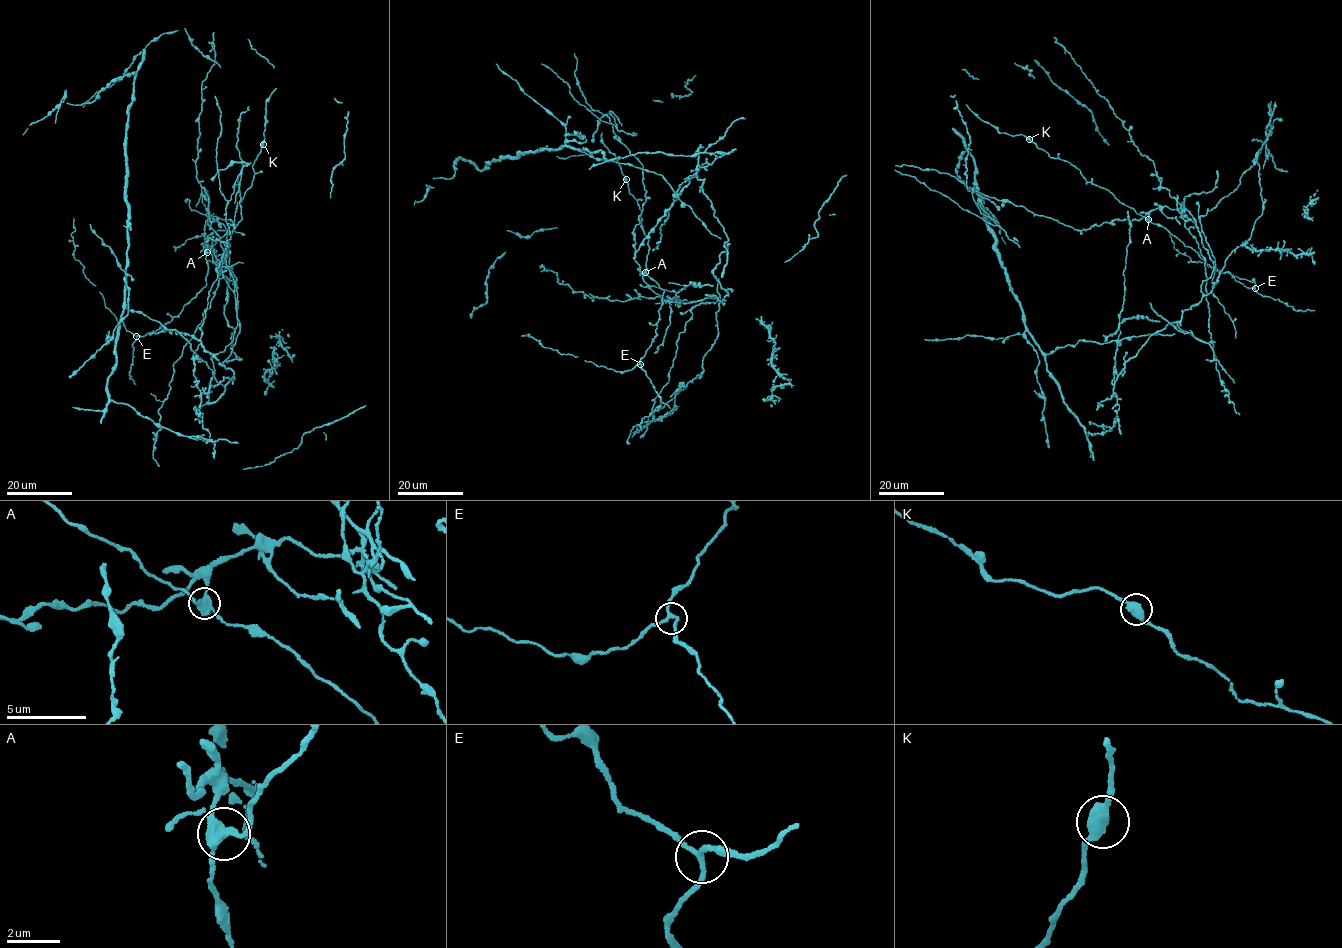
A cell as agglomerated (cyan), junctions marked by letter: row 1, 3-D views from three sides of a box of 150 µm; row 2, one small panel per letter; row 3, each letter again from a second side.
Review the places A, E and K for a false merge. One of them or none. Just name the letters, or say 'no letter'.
A

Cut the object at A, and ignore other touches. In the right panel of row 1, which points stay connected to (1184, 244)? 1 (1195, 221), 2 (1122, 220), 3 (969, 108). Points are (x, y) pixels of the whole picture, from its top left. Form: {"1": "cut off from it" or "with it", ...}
{"1": "cut off from it", "2": "cut off from it", "3": "with it"}

